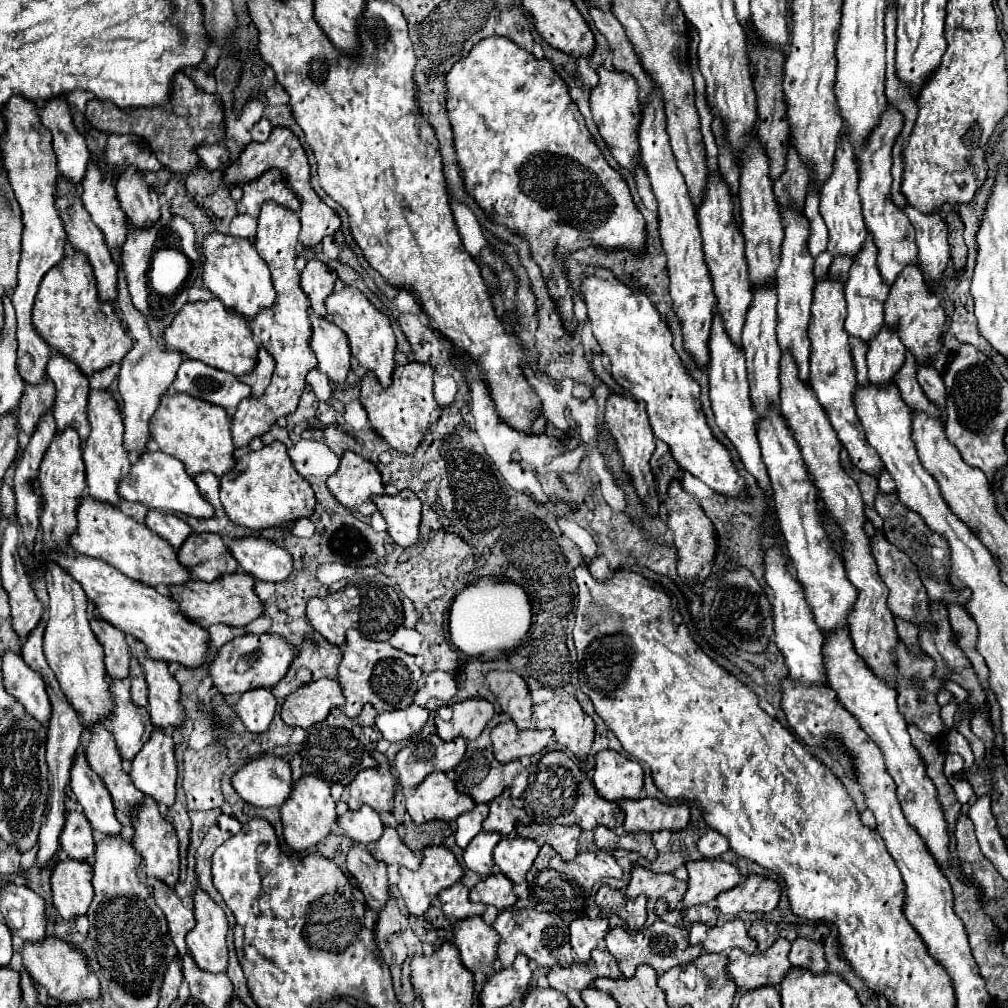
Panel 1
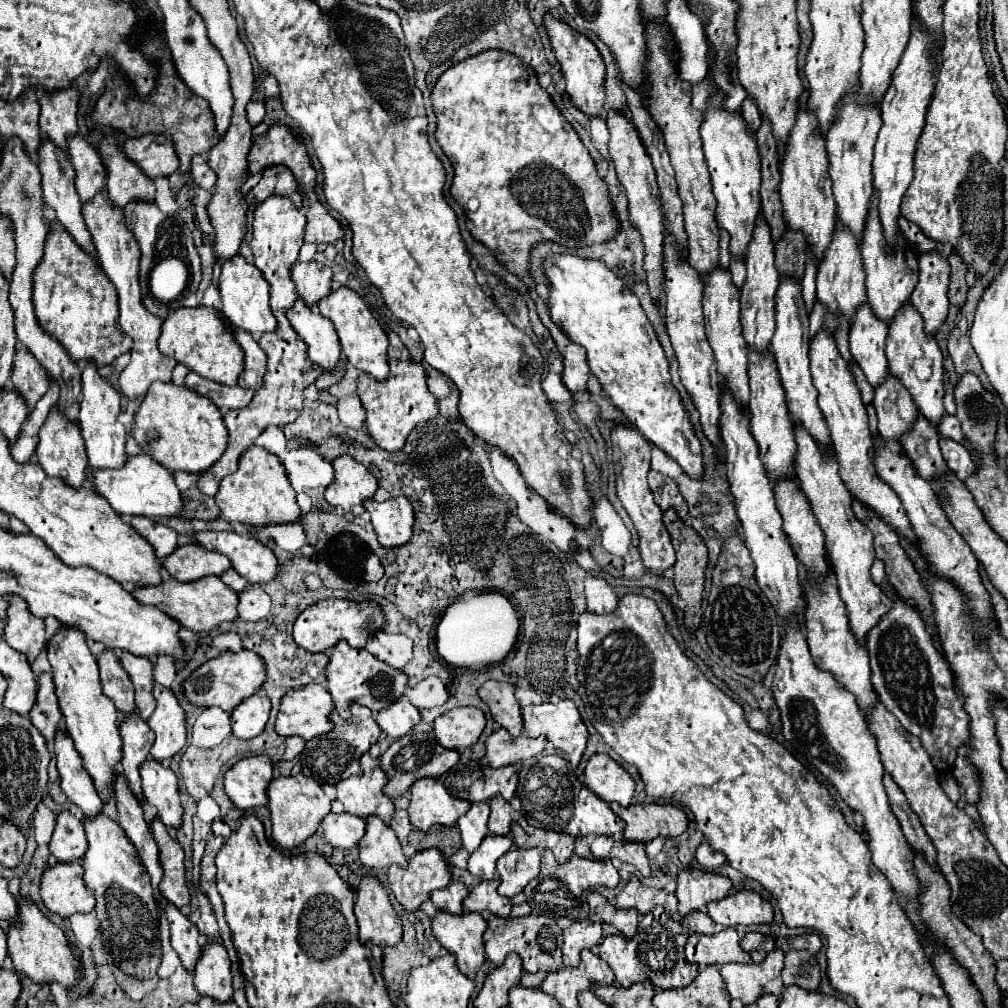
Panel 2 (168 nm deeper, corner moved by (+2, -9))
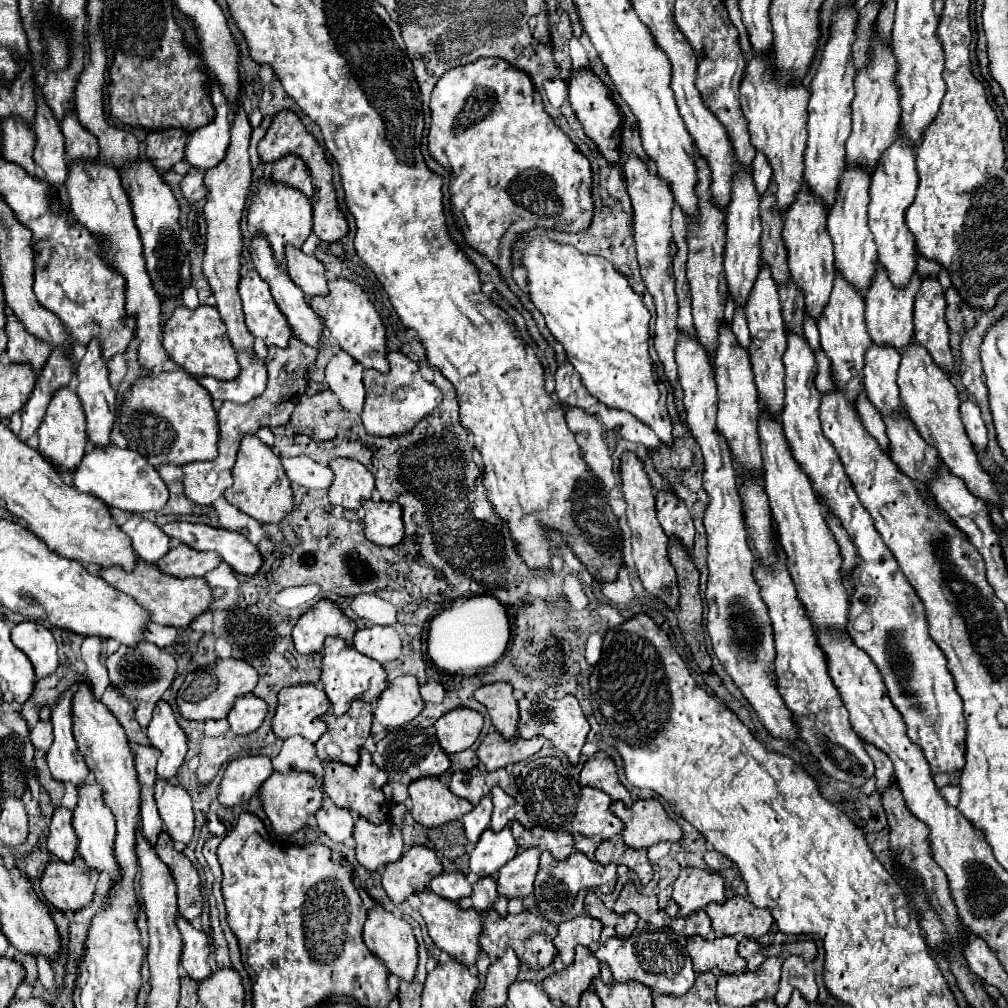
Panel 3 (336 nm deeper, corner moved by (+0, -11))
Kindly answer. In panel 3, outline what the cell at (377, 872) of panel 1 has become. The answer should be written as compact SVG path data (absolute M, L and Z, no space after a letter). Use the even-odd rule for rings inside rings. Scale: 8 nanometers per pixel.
M376 904L368 912L368 920L364 924L364 942L368 950L384 962L390 974L412 982L416 976L416 966L418 966L418 944L412 932L412 926L406 920L398 920L392 912L386 912L380 904Z

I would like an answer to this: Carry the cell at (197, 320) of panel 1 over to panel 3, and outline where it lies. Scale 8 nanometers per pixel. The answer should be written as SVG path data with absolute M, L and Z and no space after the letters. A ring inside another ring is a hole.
M178 306L170 320L164 324L162 346L168 356L184 368L192 376L214 376L218 380L234 380L240 372L240 364L236 360L236 352L226 336L226 326L218 316L214 306L198 306L196 310L188 310Z

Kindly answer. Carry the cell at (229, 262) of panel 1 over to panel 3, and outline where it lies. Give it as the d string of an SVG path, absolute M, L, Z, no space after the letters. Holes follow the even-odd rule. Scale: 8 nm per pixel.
M248 270L248 274L240 280L240 298L246 314L246 326L252 336L264 340L266 346L286 348L292 338L292 328L274 304L268 284L256 270Z

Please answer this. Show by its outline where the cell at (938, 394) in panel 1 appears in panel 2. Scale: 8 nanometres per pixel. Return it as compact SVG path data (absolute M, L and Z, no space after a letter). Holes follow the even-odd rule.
M944 414L944 416L940 418L940 422L938 422L938 432L940 432L940 436L952 438L952 440L956 440L956 442L960 442L960 444L966 444L966 442L964 442L964 436L962 436L962 432L960 432L960 422L956 420L956 416Z

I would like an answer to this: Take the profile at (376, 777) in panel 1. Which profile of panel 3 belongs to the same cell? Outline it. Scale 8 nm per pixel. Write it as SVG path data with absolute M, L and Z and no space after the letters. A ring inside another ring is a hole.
M362 748L360 752L360 762L350 768L348 764L322 764L324 768L324 776L322 776L322 786L324 786L324 794L340 808L348 808L350 812L364 816L370 822L386 822L388 820L388 810L390 804L386 802L386 798L382 796L382 786L386 784L386 772L382 772L370 758L370 754Z

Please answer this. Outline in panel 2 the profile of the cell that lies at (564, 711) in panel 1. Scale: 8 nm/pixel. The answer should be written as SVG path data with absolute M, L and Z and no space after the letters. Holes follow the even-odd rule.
M560 700L556 704L540 704L540 706L526 706L522 708L522 718L524 718L524 730L528 736L546 736L566 758L568 762L576 768L584 756L586 742L588 742L588 730L578 714L578 708L574 706L572 700Z

